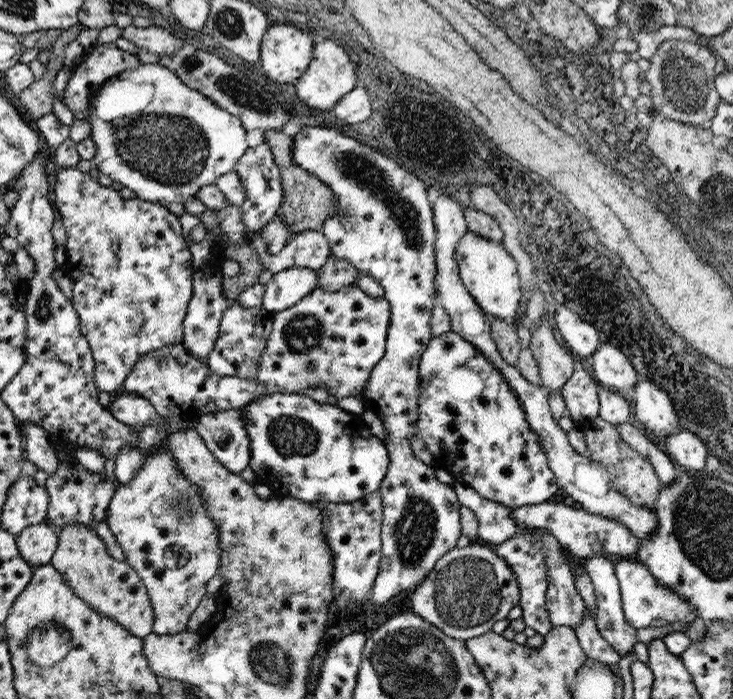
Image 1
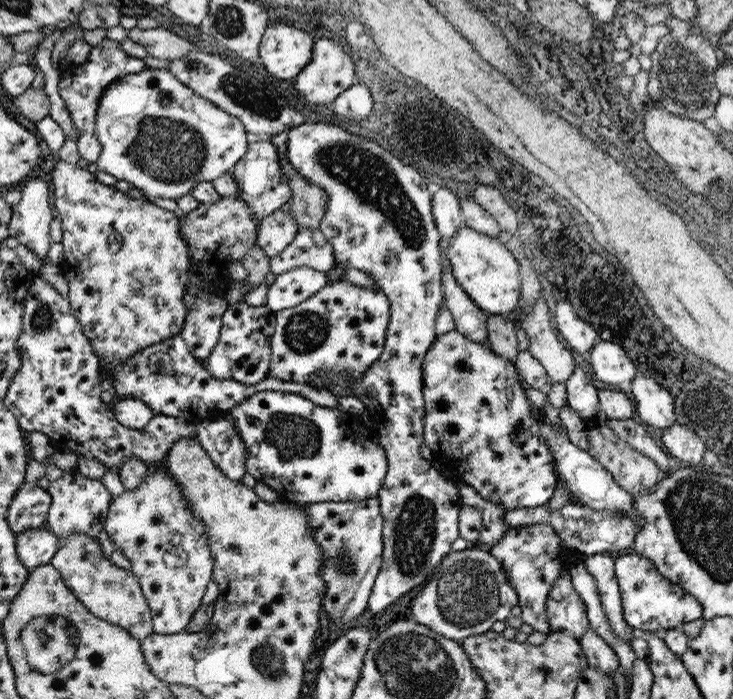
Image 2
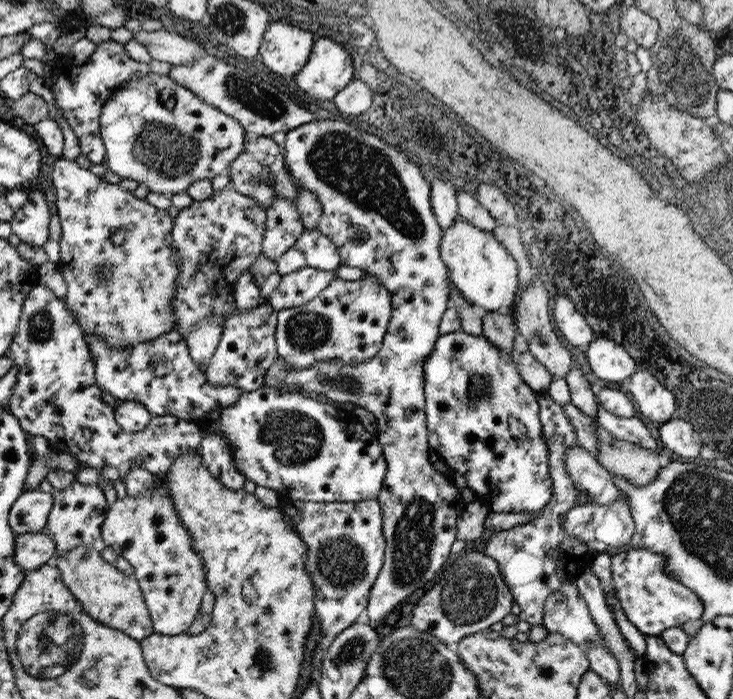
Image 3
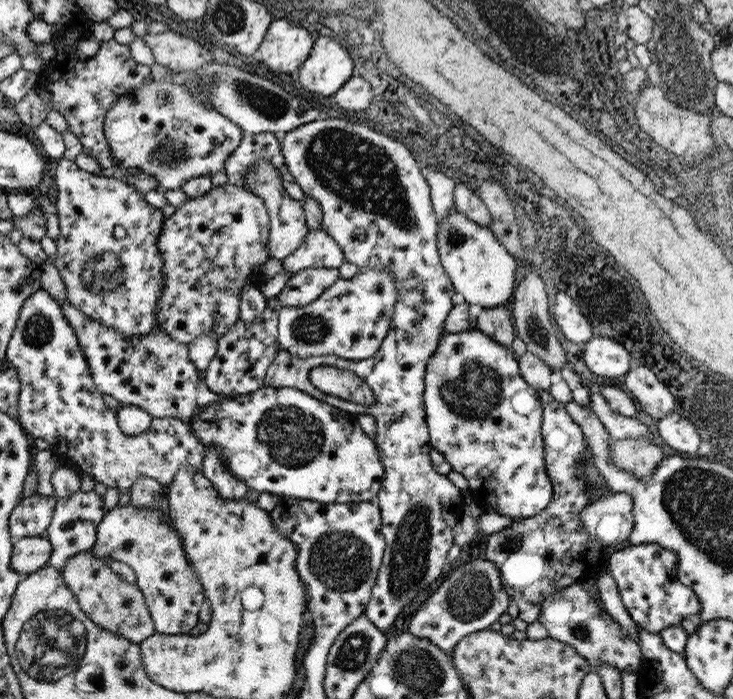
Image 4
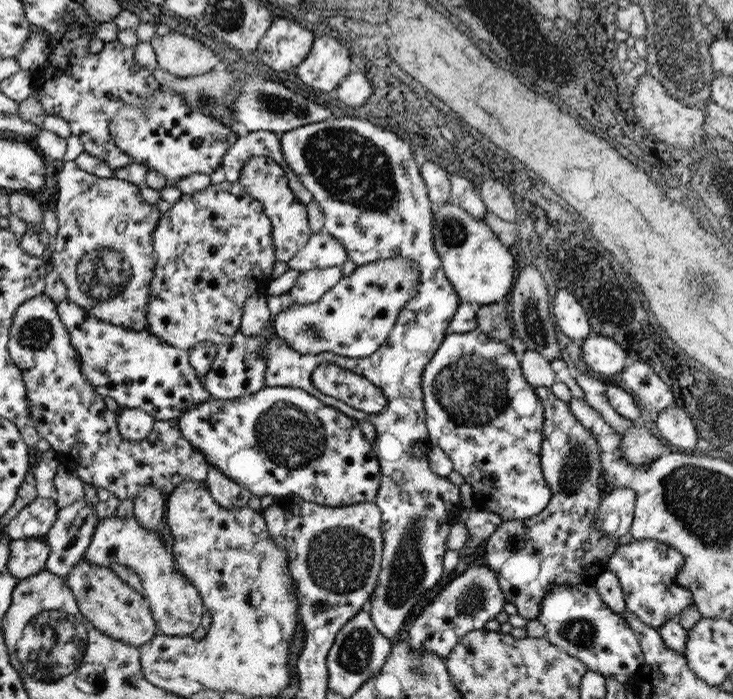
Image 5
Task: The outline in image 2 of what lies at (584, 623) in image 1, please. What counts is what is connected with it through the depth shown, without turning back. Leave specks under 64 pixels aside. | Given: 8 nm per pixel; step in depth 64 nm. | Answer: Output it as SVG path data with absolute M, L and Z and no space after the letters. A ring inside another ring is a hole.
M591 628L581 636L583 656L587 656L587 666L599 672L605 672L607 676L613 676L613 672L619 668L619 656L615 656L615 650L599 638Z

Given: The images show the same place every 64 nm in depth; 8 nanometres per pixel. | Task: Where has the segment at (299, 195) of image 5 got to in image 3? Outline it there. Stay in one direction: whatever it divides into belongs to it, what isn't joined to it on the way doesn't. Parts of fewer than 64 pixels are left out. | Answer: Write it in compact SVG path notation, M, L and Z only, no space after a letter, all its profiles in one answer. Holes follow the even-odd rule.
M267 136L249 140L247 144L243 144L243 152L235 158L235 162L231 164L231 168L227 168L227 172L229 172L231 188L237 190L243 196L255 198L255 202L263 210L269 210L269 206L273 206L273 202L277 198L285 198L285 200L295 200L297 198L295 180L291 178L291 172L287 170L285 160L283 160L283 148L279 148Z

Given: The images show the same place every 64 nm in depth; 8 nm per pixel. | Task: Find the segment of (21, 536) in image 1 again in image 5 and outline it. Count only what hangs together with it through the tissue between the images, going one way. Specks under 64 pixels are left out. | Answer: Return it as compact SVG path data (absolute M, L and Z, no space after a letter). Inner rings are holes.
M9 540L11 556L7 562L7 570L17 580L35 576L45 570L45 562L49 558L51 548L41 540Z

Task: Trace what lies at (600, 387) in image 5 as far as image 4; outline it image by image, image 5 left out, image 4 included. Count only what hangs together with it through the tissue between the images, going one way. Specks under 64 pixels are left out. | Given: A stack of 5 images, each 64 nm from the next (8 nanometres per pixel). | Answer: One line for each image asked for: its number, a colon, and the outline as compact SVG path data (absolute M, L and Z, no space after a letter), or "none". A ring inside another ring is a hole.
4: M583 384L587 390L589 390L589 406L591 410L599 416L599 420L603 422L603 426L607 428L607 432L611 434L613 440L627 440L627 438L645 438L649 440L649 432L647 428L637 420L637 418L627 418L627 416L621 416L617 412L613 412L609 408L609 402L601 396L601 386L597 384Z

